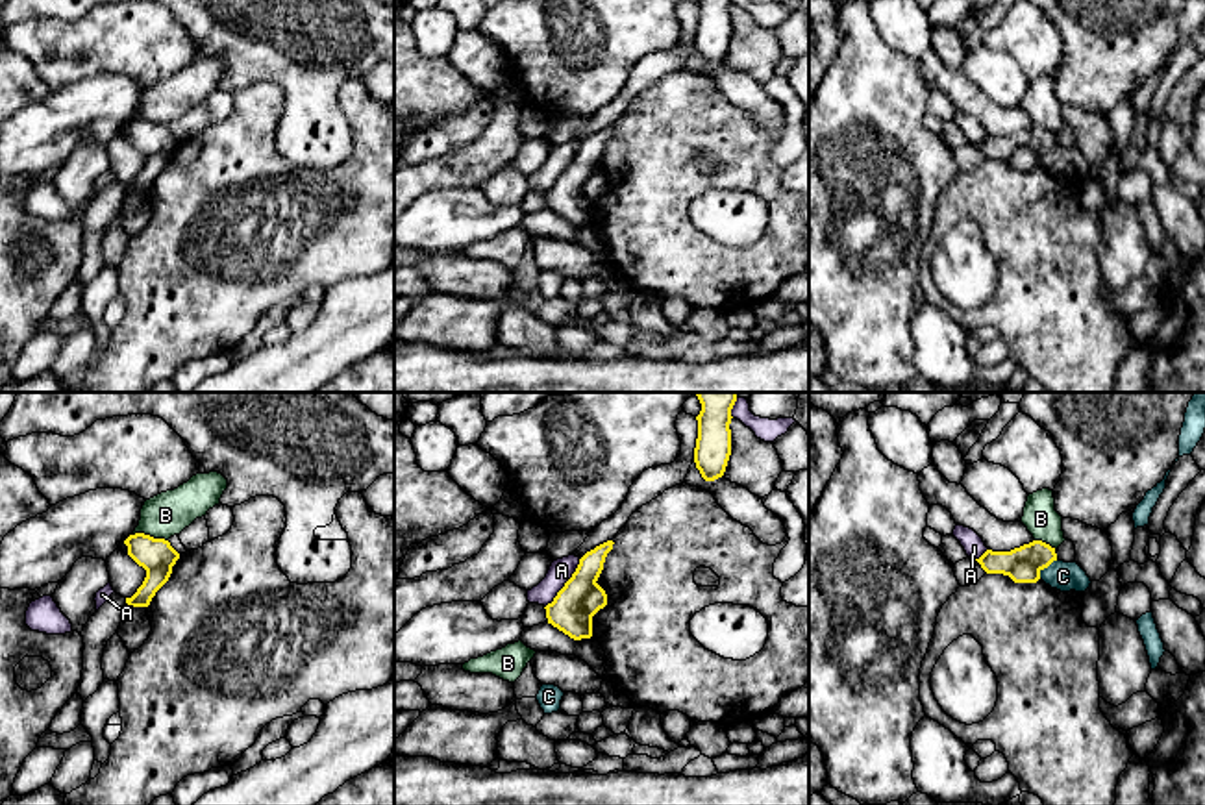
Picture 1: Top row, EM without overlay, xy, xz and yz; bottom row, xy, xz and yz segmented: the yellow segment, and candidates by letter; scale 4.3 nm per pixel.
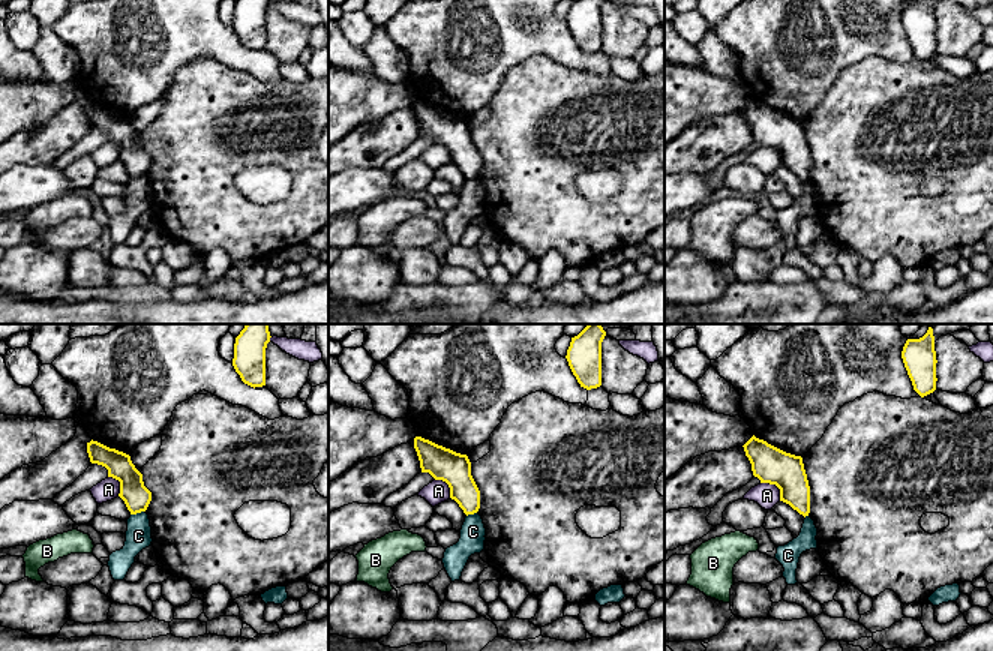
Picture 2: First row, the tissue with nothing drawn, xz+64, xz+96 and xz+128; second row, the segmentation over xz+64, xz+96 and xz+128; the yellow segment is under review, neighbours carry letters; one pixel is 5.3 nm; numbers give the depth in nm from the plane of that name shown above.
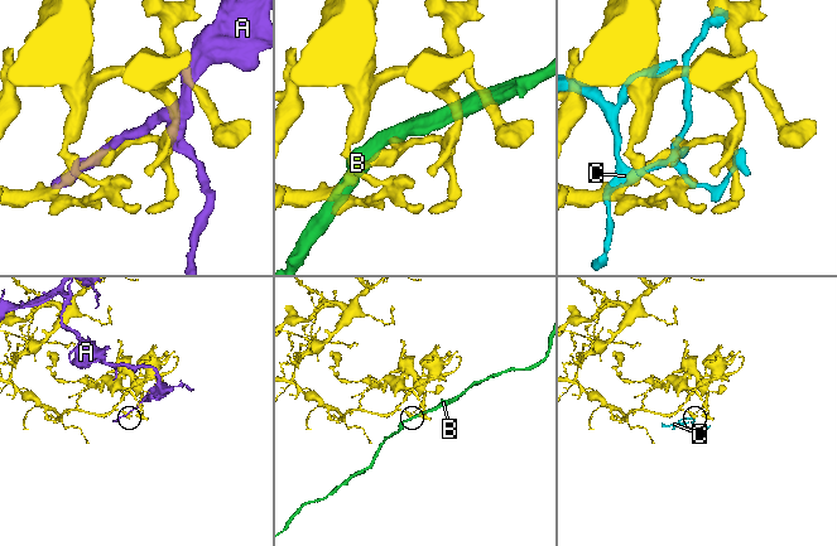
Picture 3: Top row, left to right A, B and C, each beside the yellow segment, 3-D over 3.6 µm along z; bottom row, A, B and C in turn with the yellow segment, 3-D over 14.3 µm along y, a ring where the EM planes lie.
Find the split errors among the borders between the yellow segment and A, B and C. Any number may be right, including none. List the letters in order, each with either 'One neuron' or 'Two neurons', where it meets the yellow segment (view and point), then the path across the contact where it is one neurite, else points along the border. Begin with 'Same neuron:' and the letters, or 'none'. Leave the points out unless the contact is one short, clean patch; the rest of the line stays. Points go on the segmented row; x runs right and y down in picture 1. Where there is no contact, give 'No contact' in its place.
Same neuron: none
A: Two neurons. Touches yellow at xz (565, 583)
B: Two neurons. Touches yellow at xy (149, 535). Boundary: xy (134, 533), (149, 533), (167, 541)
C: Two neurons. Touches yellow at yz (1046, 567). Boundary: yz (1057, 559), (1039, 578)

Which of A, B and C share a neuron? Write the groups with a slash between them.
A / B / C

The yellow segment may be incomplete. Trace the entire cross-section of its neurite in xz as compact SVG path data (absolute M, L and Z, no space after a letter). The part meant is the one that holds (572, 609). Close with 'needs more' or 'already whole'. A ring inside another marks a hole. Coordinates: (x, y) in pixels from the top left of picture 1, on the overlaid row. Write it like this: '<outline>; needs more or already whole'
M607 540L587 551L572 577L553 601L544 607L548 624L574 640L592 637L592 616L607 605L607 594L596 581L613 544L613 540Z; already whole

